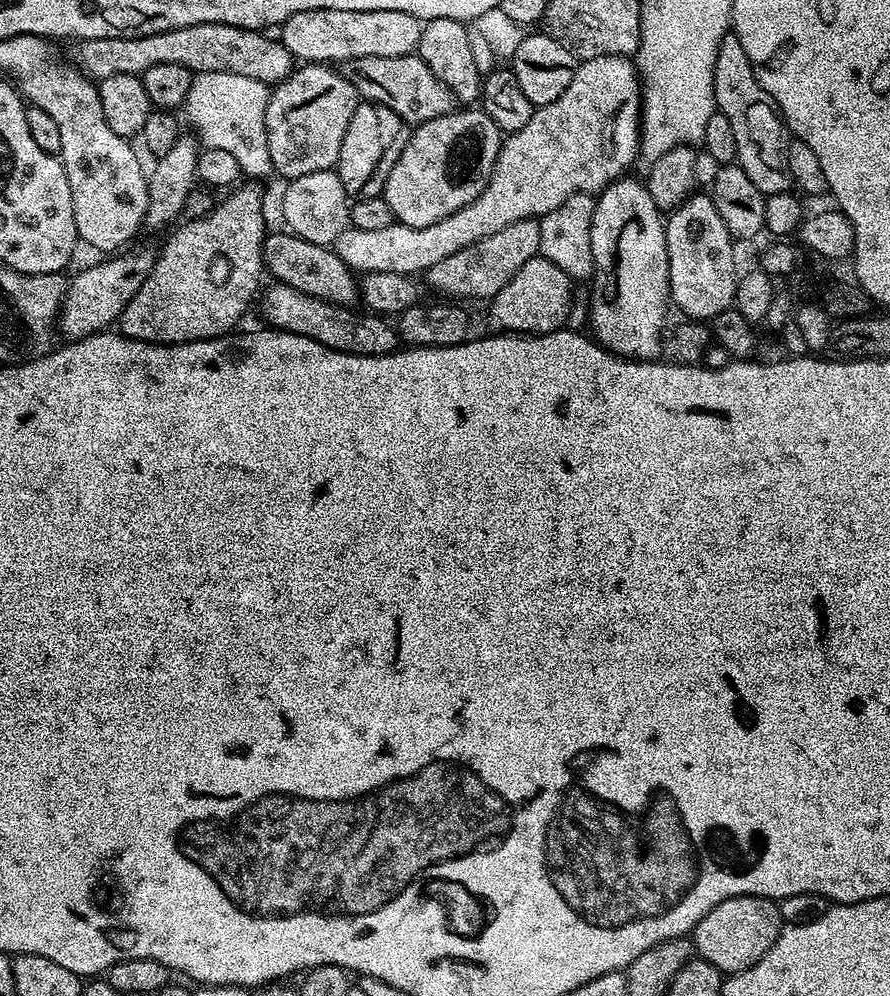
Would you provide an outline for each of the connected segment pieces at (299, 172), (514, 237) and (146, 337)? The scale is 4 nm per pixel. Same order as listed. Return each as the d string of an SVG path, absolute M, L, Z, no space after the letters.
M305 63L291 72L282 83L268 93L266 106L266 146L270 150L273 173L284 176L285 181L297 180L306 174L335 169L338 154L342 150L342 138L346 138L346 126L354 118L358 97L354 86L346 82L335 67L326 64Z
M536 218L510 222L510 226L466 246L466 250L458 250L458 254L450 254L450 258L442 258L442 262L428 268L426 279L428 279L429 286L434 291L441 292L444 295L441 297L455 298L460 302L468 302L464 300L487 302L491 300L493 296L498 294L498 290L502 290L502 286L506 286L506 282L510 282L510 278L514 278L514 274L518 274L518 270L522 270L522 266L526 266L526 262L530 262L530 258L538 255L539 226L540 221Z
M244 183L233 187L225 195L229 196L221 204L219 201L202 218L188 220L175 229L177 232L165 242L164 249L159 249L146 282L138 286L138 294L126 302L126 310L122 310L118 321L121 336L151 344L185 344L191 340L212 340L216 336L227 336L237 327L235 324L243 318L244 311L251 304L253 307L254 297L262 288L260 275L263 277L266 272L264 192L256 185L259 183Z

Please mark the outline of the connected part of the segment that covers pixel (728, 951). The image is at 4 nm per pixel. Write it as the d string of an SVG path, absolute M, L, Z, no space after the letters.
M735 896L710 910L694 929L694 952L697 957L722 974L741 972L766 954L780 937L782 921L777 901L761 896Z

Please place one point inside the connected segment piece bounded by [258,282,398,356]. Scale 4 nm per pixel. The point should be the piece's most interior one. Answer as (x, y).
(338, 327)

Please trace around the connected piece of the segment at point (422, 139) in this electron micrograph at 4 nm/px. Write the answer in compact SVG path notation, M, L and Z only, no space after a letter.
M476 106L415 125L382 193L396 215L396 223L415 228L434 226L462 206L470 206L490 182L501 143L500 127Z

